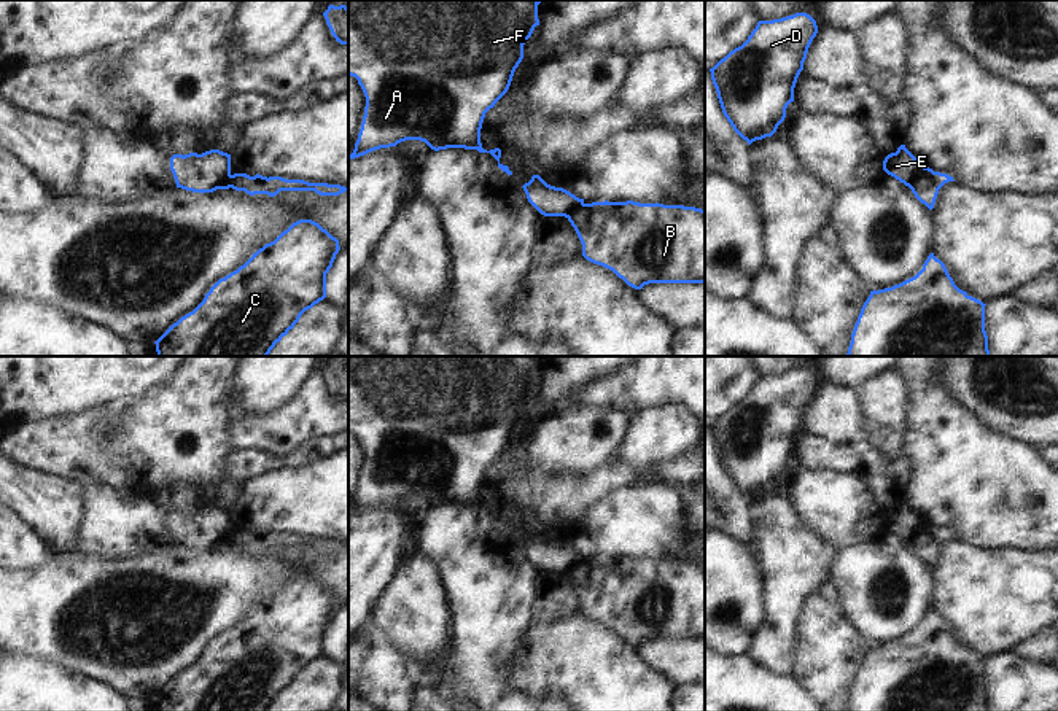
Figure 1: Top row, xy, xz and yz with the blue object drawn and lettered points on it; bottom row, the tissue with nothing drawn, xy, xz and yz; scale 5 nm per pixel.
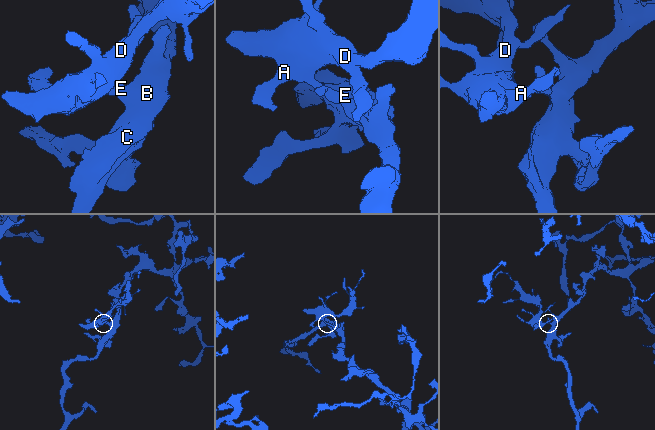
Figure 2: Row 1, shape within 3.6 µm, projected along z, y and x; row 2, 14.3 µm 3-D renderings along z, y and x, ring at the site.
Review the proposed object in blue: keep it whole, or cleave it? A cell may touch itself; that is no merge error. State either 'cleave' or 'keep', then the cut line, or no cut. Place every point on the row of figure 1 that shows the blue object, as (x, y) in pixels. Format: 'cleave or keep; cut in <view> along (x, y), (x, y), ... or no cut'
cleave; cut in yz along (921, 166), (917, 177), (907, 185)

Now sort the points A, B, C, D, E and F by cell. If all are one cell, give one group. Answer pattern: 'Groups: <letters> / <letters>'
Groups: A D E F / B C

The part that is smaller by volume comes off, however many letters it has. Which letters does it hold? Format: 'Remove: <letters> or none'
Remove: A, D, E, F

